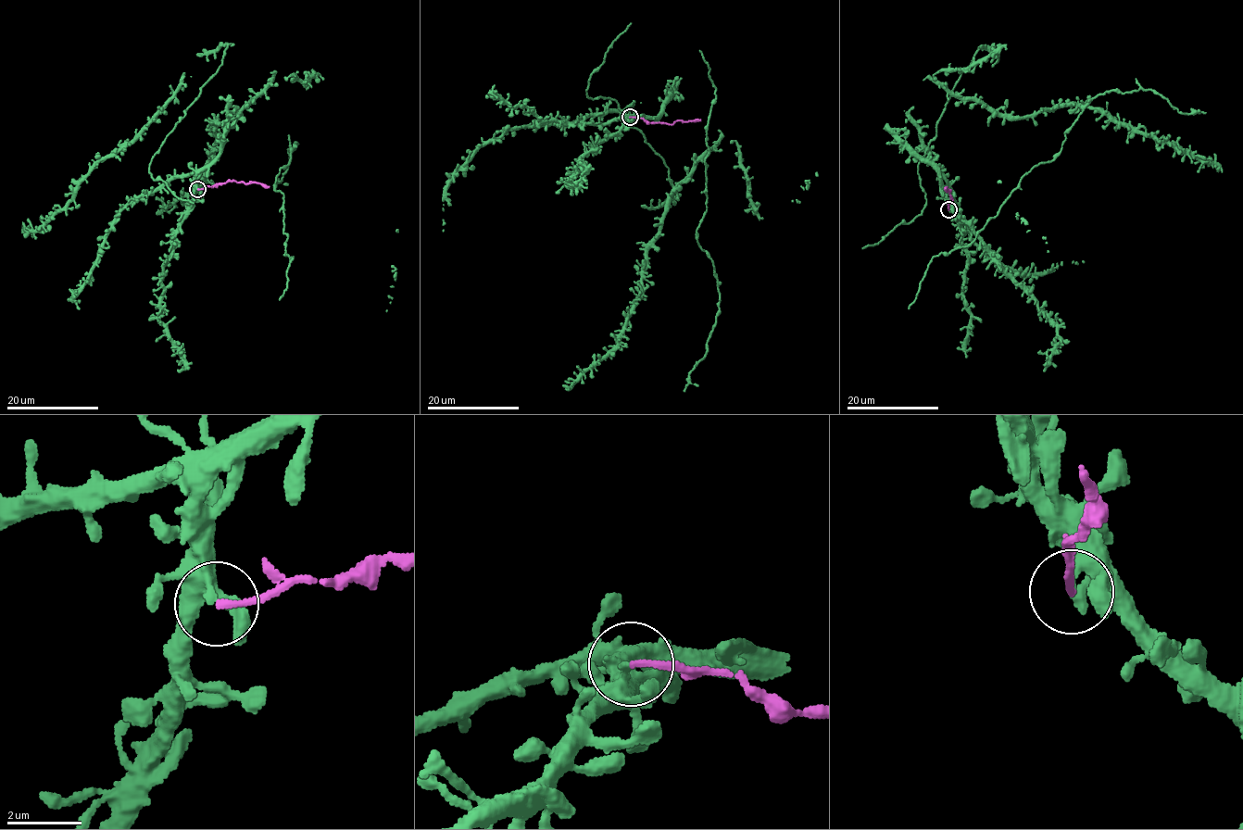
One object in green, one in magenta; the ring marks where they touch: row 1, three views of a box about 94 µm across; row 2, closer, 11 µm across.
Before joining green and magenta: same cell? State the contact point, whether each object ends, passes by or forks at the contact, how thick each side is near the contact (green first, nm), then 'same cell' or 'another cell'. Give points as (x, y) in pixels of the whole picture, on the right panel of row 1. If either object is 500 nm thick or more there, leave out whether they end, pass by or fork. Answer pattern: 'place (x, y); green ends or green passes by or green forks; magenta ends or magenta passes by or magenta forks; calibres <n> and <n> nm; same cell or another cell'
place (948, 209); green ends; magenta ends; calibres 200 and 160 nm; another cell

